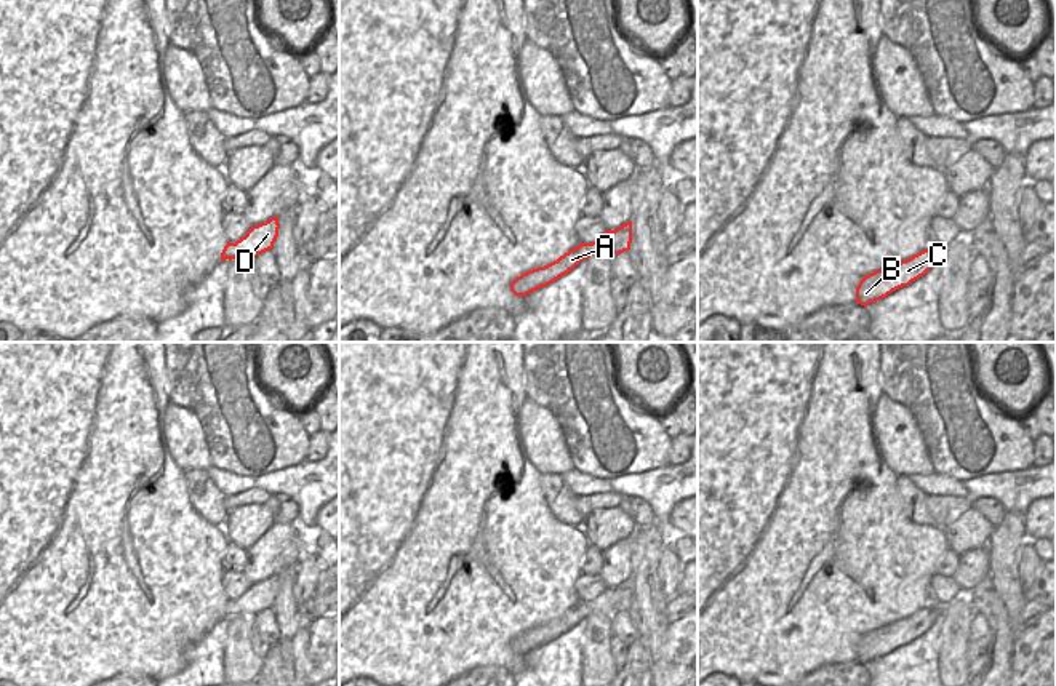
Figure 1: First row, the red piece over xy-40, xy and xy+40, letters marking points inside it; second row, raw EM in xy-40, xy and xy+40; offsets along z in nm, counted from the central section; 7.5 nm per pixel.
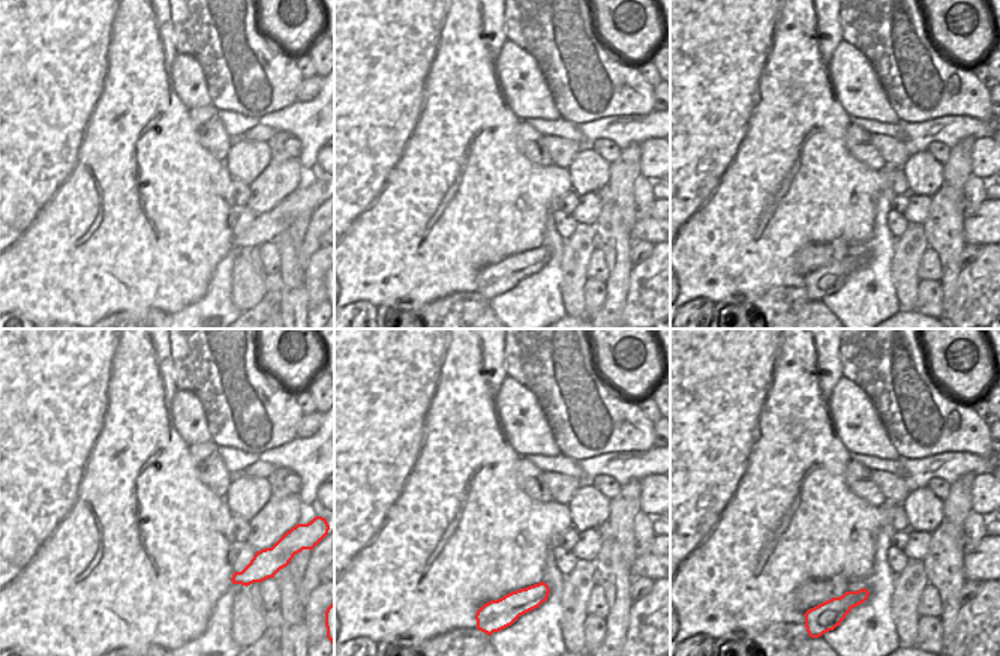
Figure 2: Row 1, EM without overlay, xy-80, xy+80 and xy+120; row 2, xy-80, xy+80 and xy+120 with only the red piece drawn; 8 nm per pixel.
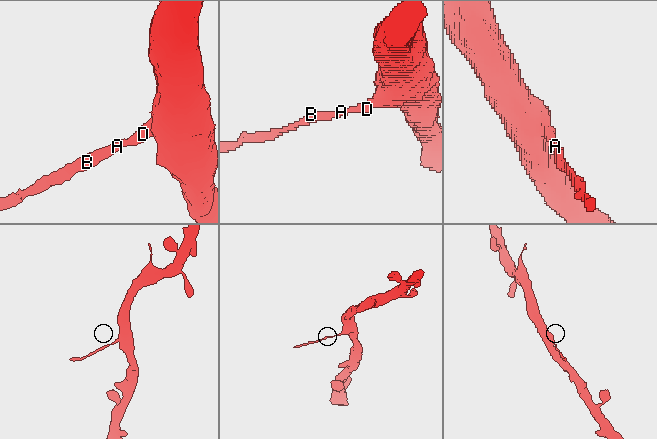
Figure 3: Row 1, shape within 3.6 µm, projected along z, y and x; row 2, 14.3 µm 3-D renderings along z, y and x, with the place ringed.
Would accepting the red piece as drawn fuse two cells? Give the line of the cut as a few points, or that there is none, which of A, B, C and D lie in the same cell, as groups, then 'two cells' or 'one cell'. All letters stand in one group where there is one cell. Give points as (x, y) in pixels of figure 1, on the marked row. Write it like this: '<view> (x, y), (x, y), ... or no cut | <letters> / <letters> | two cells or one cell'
xy (578, 247), (586, 258) | A B C / D | two cells

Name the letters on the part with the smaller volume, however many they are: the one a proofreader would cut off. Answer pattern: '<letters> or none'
A, B, C.

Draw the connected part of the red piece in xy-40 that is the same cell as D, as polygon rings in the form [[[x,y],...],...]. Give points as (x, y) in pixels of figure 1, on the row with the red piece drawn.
[[[274,216],[266,222],[258,225],[251,225],[245,237],[237,240],[235,243],[227,241],[224,246],[224,253],[229,261],[235,257],[256,257],[274,248],[274,243],[278,237],[278,217]]]

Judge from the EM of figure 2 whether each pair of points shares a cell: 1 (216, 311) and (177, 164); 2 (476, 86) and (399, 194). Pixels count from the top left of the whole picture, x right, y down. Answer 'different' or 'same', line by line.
1: different
2: same

